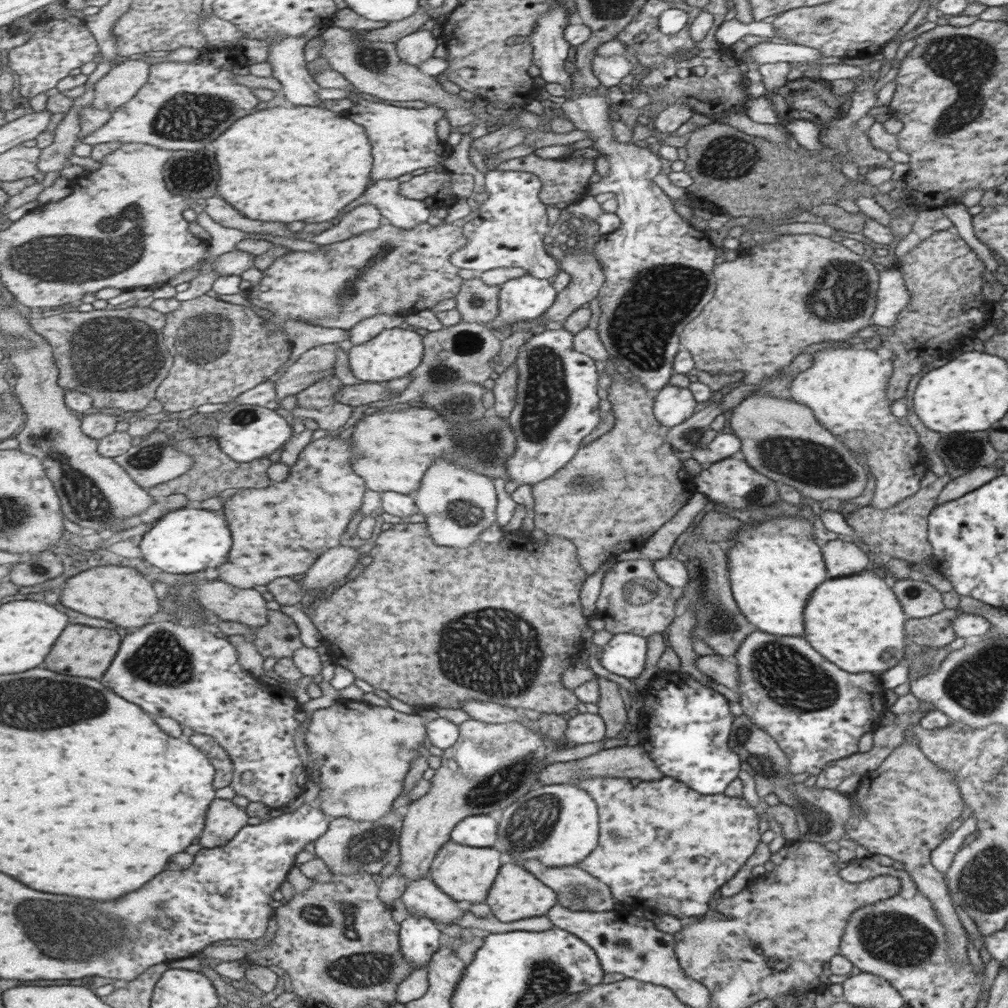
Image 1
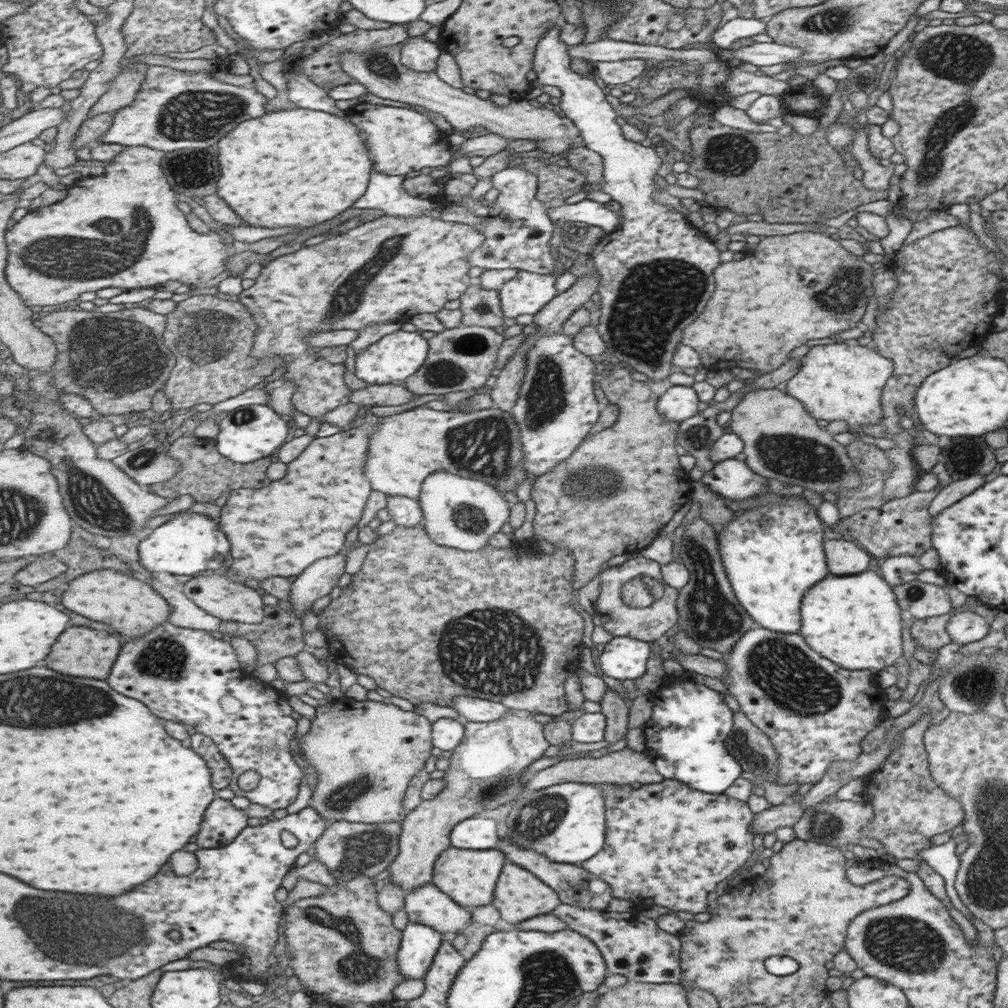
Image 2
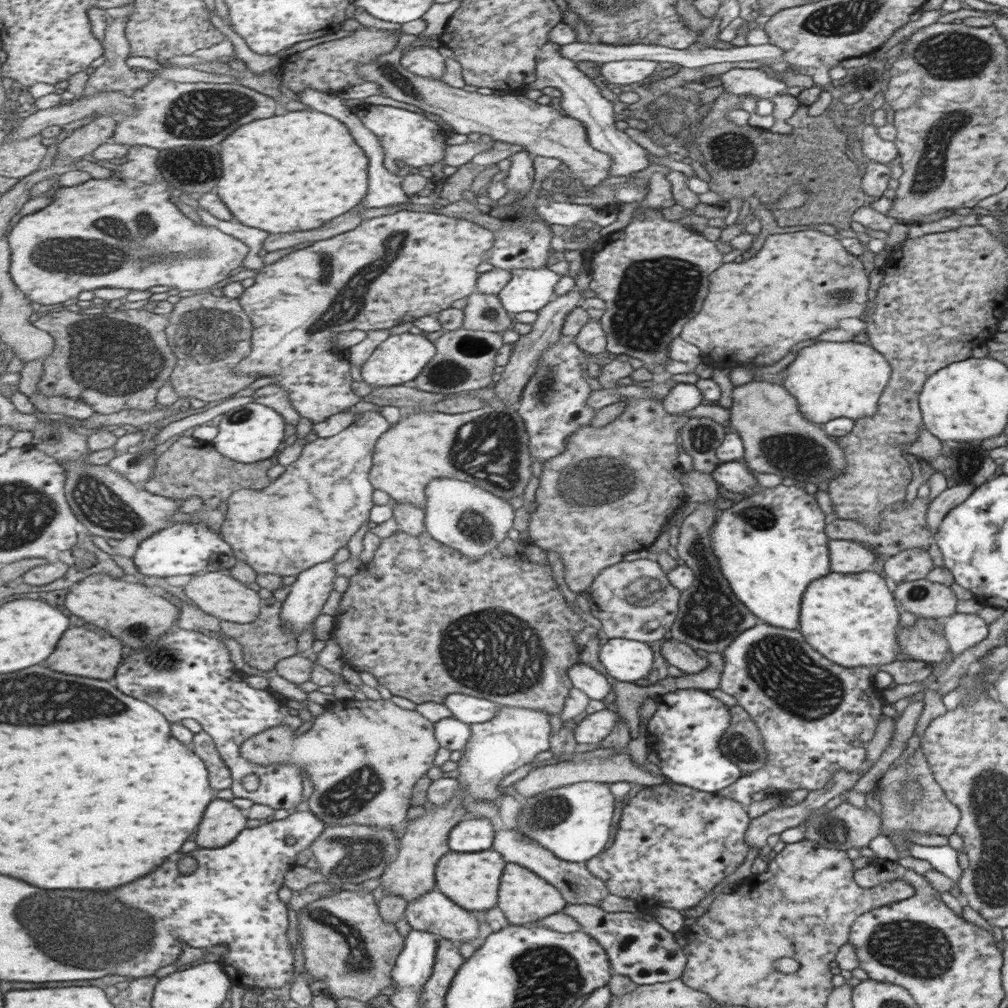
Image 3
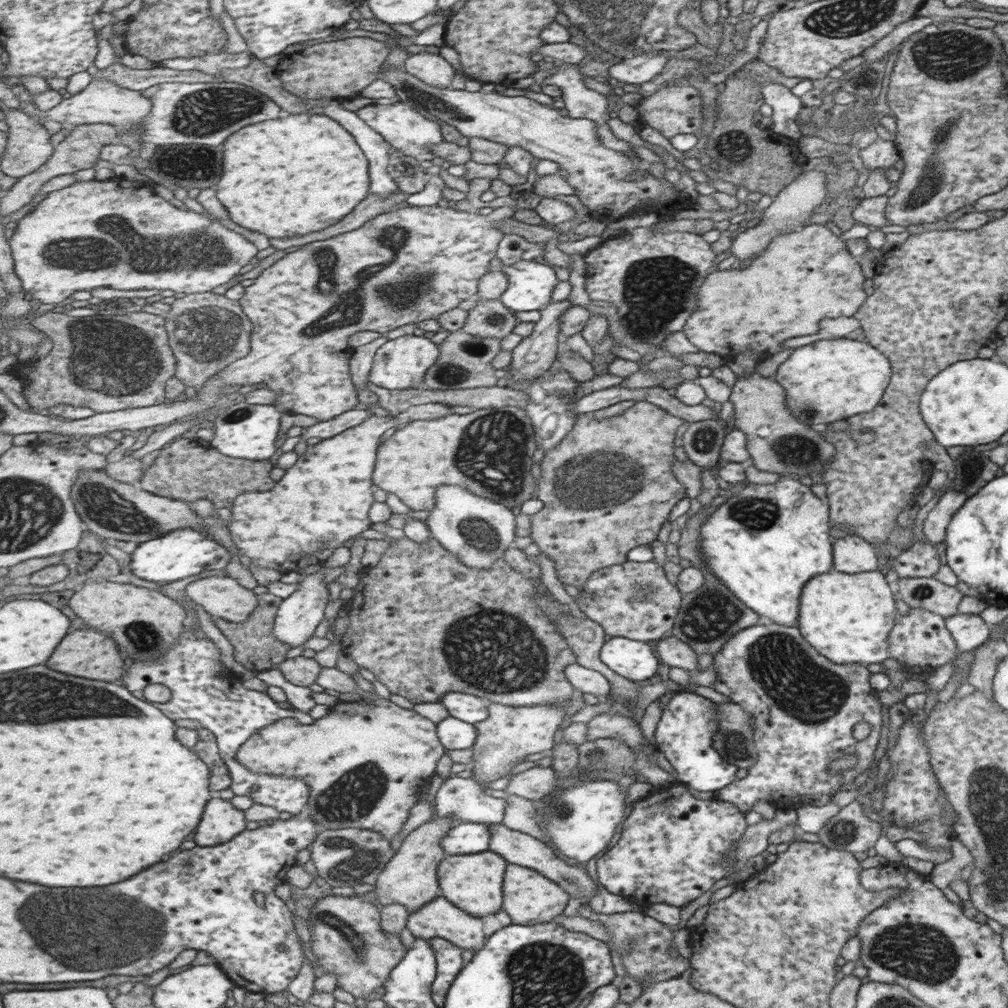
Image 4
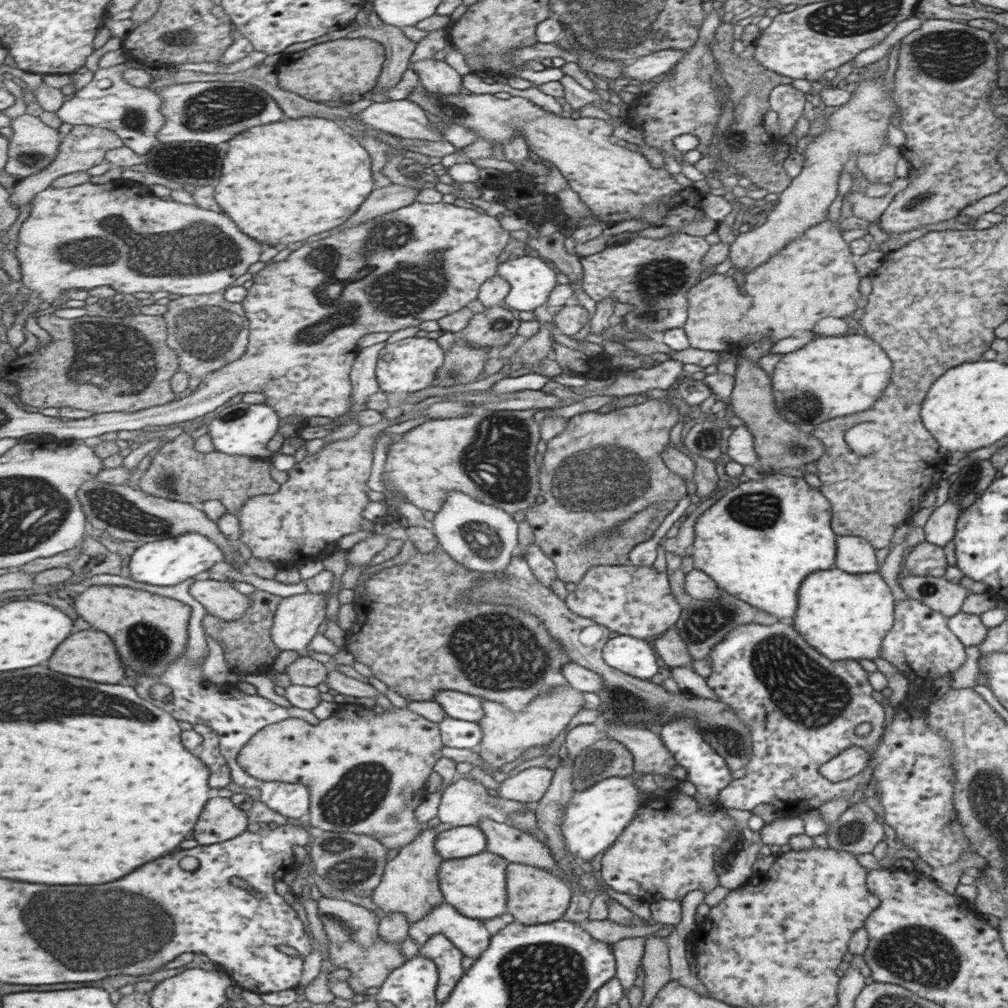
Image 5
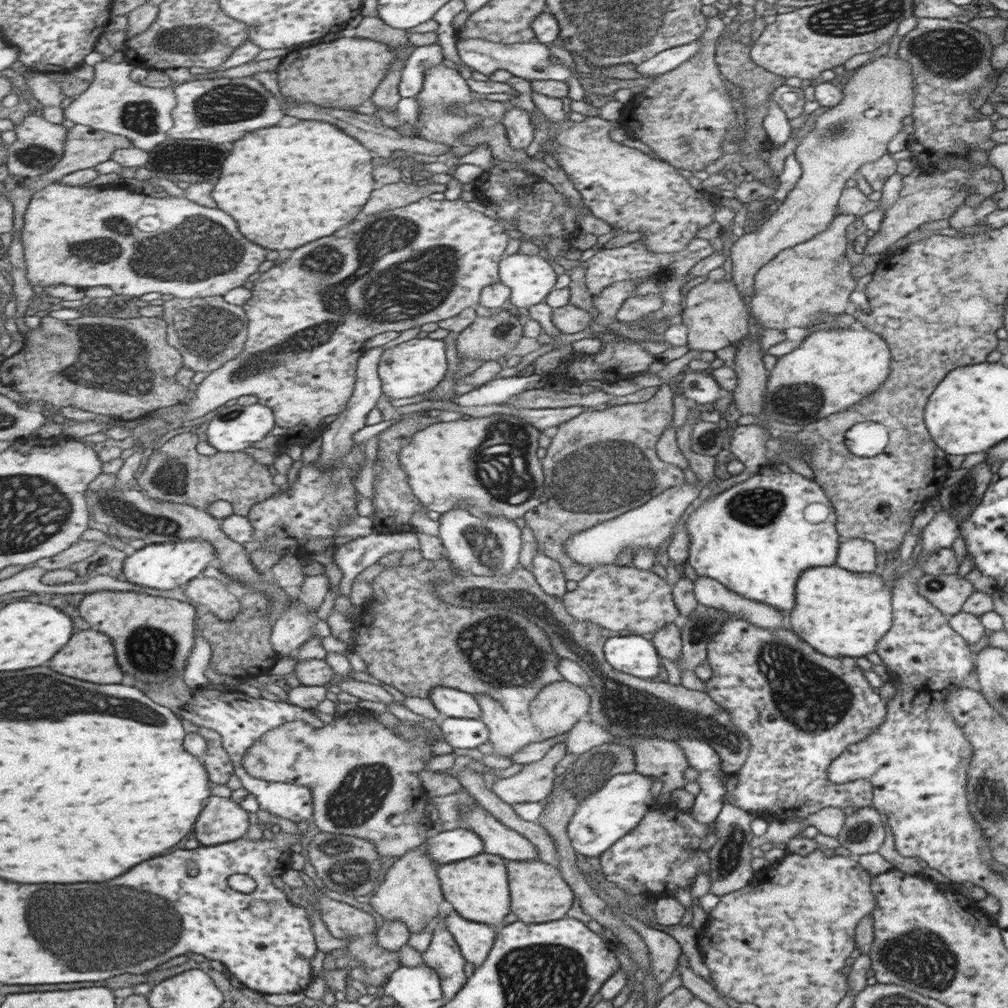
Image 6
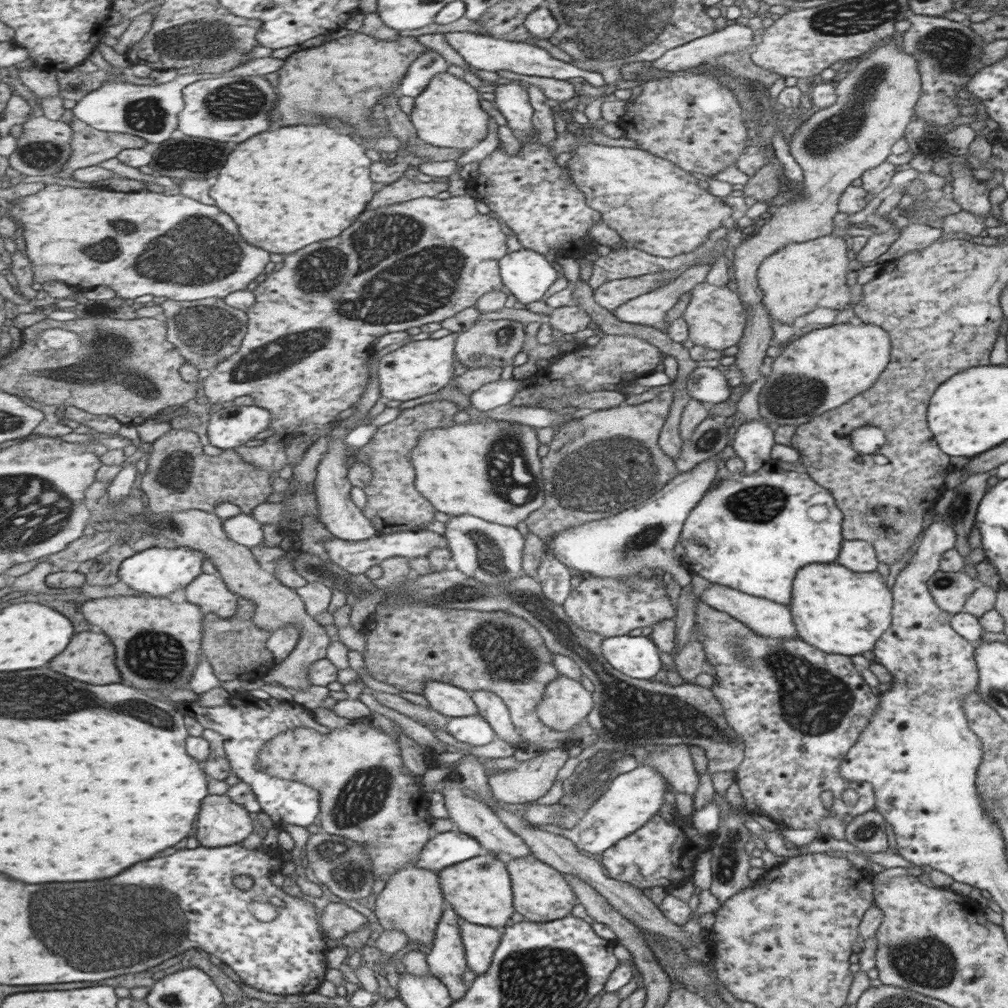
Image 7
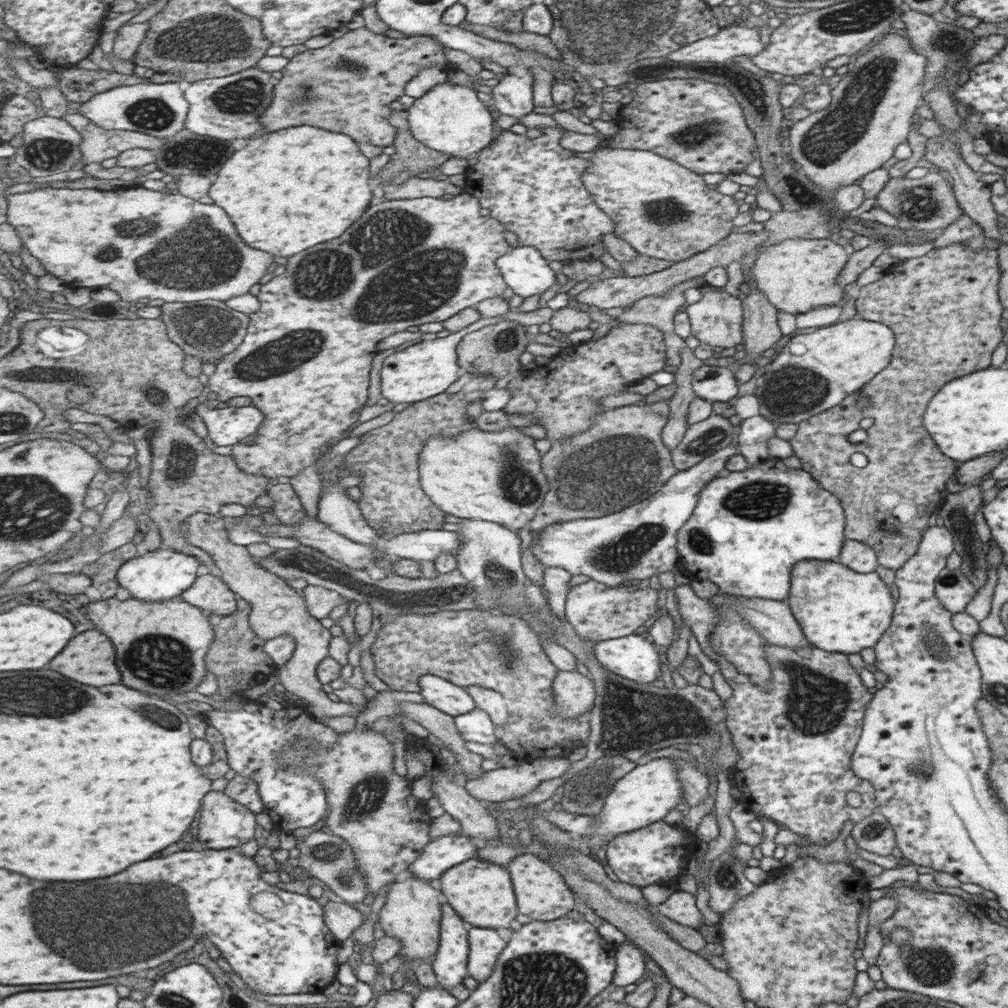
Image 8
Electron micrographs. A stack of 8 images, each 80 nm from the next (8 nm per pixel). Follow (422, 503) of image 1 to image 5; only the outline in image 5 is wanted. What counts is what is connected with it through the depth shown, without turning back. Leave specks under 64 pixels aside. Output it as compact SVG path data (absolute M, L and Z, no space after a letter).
M459 490L450 492L442 509L435 513L432 524L435 536L446 553L473 572L503 571L518 545L518 524L510 514Z

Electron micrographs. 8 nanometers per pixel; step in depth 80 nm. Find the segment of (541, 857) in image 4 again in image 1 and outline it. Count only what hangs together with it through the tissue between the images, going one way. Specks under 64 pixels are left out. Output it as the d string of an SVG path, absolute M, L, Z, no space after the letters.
M535 859L523 860L521 863L525 871L531 872L544 886L556 892L557 905L571 911L585 911L588 913L613 911L616 901L611 894L611 888L607 887L605 882L593 878L587 871L580 870L575 865L561 868L545 867L541 866L541 862Z

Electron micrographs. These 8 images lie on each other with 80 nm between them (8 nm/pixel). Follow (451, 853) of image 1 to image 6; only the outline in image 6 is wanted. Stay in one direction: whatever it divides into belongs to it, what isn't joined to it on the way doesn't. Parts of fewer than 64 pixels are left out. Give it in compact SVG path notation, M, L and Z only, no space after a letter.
M485 852L465 861L439 866L440 882L444 898L463 918L473 922L499 924L511 909L511 892L507 892L505 864L501 857Z

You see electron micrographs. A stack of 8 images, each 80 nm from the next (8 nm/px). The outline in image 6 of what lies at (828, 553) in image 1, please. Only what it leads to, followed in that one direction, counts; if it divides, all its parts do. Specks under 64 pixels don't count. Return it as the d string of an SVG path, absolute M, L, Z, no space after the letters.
M859 538L843 539L834 564L848 571L870 573L875 570L875 555L876 550L871 541Z

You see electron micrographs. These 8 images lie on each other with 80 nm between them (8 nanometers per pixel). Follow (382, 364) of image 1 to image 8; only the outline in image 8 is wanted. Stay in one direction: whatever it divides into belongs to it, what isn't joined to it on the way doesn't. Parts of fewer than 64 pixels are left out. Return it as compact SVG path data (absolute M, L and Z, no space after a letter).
M481 316L471 326L467 326L467 330L463 329L456 333L450 333L447 337L425 340L419 344L403 348L402 351L393 352L385 358L380 371L382 397L395 404L411 404L427 401L432 397L437 398L437 396L444 394L463 375L461 366L457 364L459 342L468 335L470 330L475 331L503 320L504 318L501 316Z

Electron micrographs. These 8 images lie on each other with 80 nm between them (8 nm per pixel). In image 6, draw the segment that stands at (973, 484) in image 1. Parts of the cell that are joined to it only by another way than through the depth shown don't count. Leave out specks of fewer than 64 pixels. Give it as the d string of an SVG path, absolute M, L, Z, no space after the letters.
M944 510L936 511L929 524L919 534L922 552L935 552L940 548L949 549L955 538L960 536L956 519Z

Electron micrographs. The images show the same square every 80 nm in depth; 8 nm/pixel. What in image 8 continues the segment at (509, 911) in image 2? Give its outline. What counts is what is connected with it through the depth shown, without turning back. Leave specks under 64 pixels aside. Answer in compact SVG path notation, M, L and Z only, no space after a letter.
M523 852L507 864L513 891L516 892L517 910L531 921L552 921L573 908L573 894L563 884L561 876L545 864L545 860L531 852Z

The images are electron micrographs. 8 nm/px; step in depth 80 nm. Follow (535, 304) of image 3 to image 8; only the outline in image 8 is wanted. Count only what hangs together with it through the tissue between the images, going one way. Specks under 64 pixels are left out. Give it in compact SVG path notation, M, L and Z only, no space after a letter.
M518 244L514 248L511 247L505 254L497 258L495 265L509 288L509 293L518 294L523 299L544 292L545 288L555 284L555 276L551 272L551 268L547 266L545 258L540 254L540 251L532 246Z

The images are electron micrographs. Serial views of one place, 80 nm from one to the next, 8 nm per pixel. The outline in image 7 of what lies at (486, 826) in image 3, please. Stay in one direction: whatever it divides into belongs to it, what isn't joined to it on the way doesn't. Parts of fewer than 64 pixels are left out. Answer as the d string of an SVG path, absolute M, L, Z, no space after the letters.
M457 829L433 836L428 845L422 849L417 863L421 868L439 873L445 868L460 865L460 862L486 852L472 835Z

